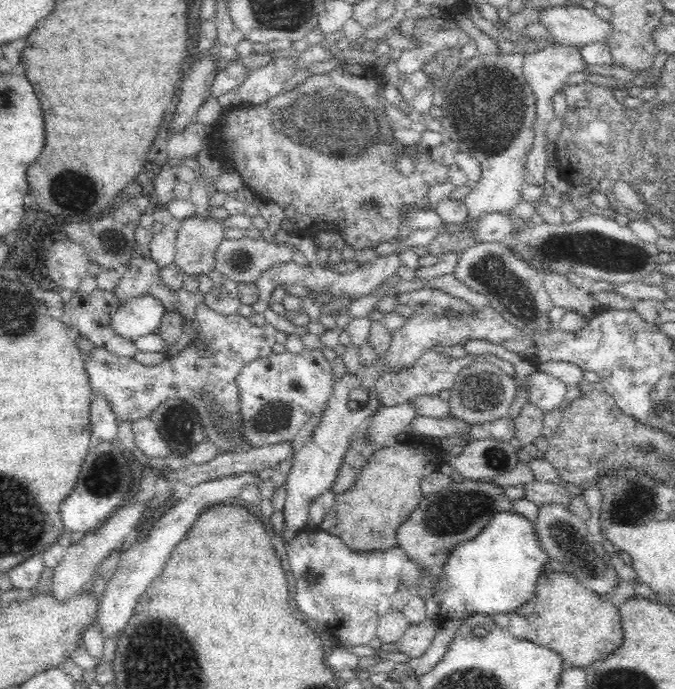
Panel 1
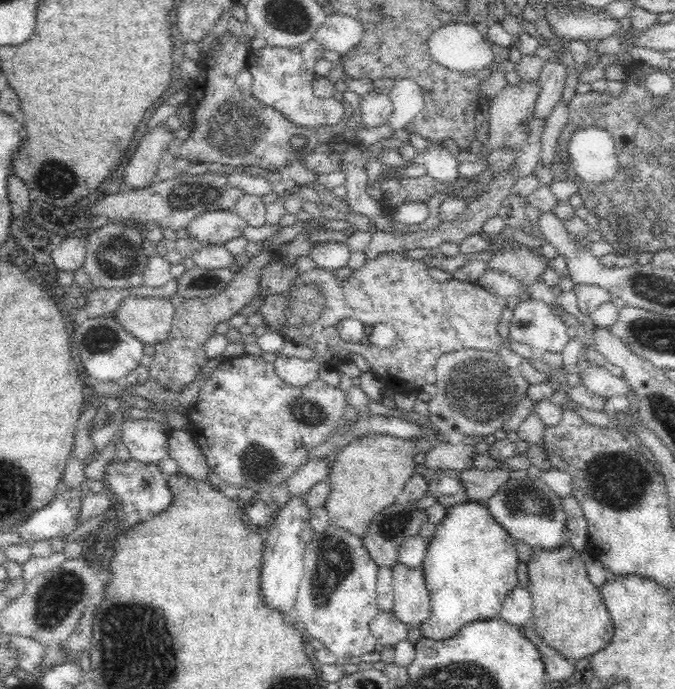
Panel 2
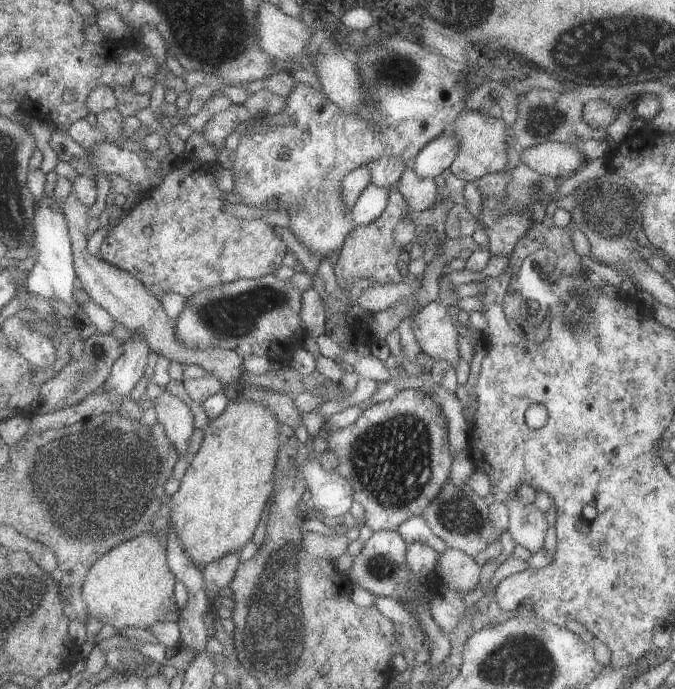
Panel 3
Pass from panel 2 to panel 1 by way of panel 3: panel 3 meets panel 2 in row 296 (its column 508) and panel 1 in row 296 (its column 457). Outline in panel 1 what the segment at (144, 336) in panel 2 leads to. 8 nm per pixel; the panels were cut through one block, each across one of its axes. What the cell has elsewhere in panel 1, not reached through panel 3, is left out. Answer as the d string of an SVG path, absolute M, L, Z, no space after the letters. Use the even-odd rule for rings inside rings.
M134 255L127 262L126 266L121 269L121 279L118 281L114 293L118 295L118 298L122 301L127 301L137 296L142 295L152 295L156 297L156 299L160 299L167 310L167 315L170 314L171 311L177 311L177 300L176 294L174 293L176 290L170 290L169 286L166 286L166 283L162 280L160 276L160 267L154 262L152 257L142 257L140 255Z

